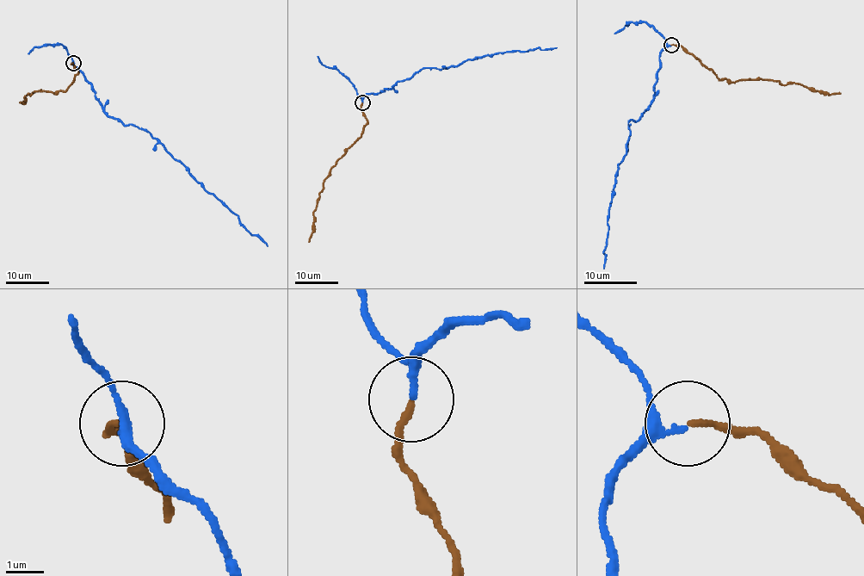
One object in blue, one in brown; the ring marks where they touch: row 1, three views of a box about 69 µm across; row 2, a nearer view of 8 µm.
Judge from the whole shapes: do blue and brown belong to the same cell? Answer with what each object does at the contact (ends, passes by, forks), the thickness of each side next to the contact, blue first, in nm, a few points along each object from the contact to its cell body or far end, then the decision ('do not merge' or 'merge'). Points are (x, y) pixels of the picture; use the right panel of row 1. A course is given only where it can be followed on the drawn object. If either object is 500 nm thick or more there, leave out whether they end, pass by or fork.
blue passes by; brown ends; calibres 150 and 150 nm; course blue (671, 45), (661, 52), (652, 102), (636, 121), (627, 123), (626, 154), (619, 165), (609, 203), (604, 268); course brown (671, 45), (681, 45), (720, 79), (765, 79), (782, 84), (798, 83), (830, 94), (840, 92); merge

